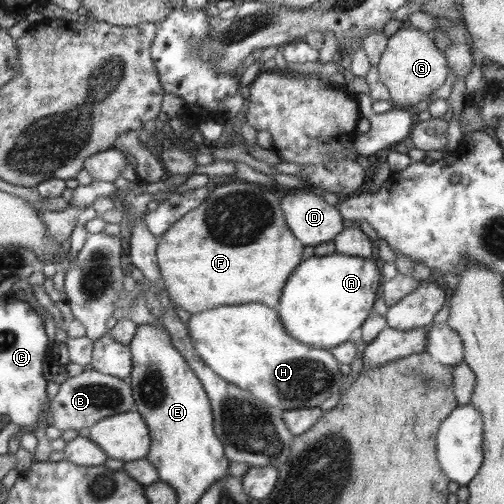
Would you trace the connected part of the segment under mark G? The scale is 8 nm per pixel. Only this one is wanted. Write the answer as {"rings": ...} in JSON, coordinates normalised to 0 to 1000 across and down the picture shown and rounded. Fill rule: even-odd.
{"rings":[[[812,50],[800,52],[770,75],[748,135],[754,163],[772,179],[772,200],[786,214],[839,204],[887,163],[893,147],[889,119],[861,87],[855,67]]]}

